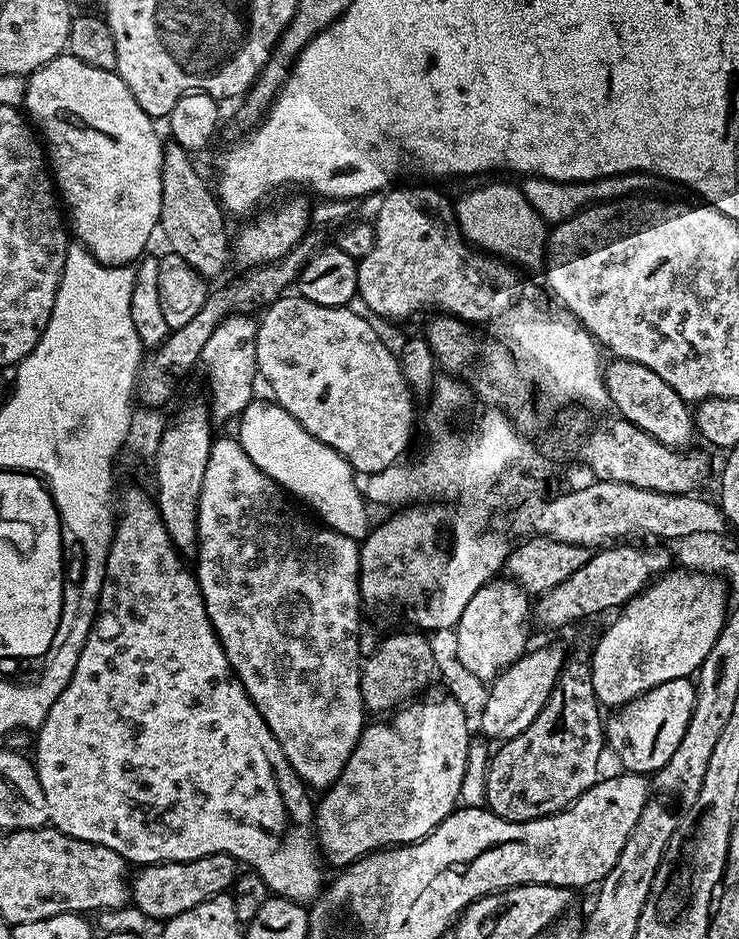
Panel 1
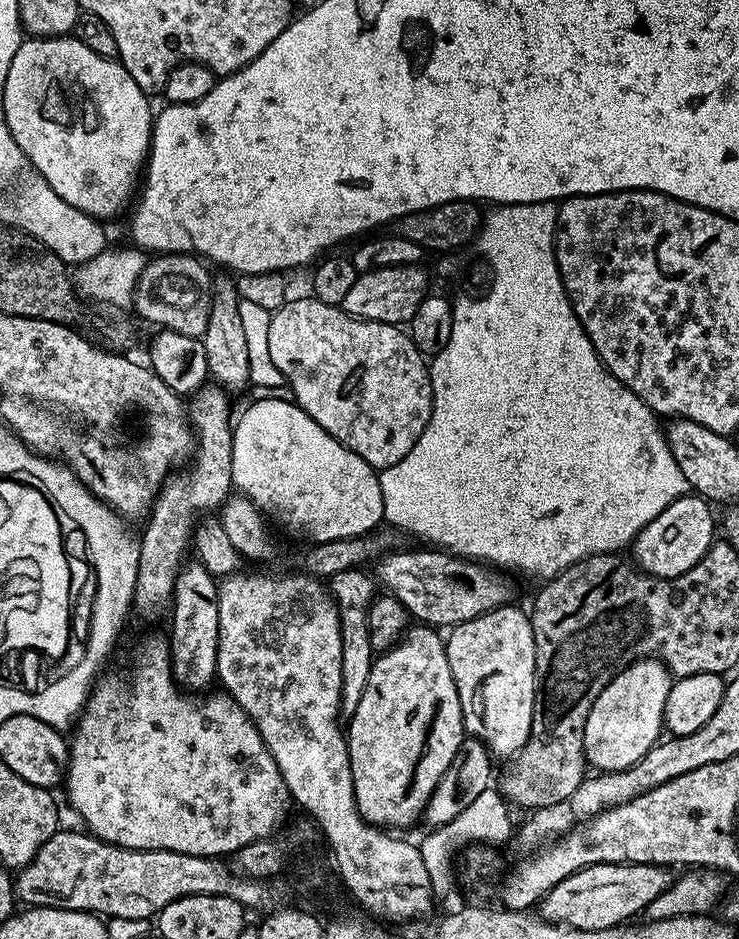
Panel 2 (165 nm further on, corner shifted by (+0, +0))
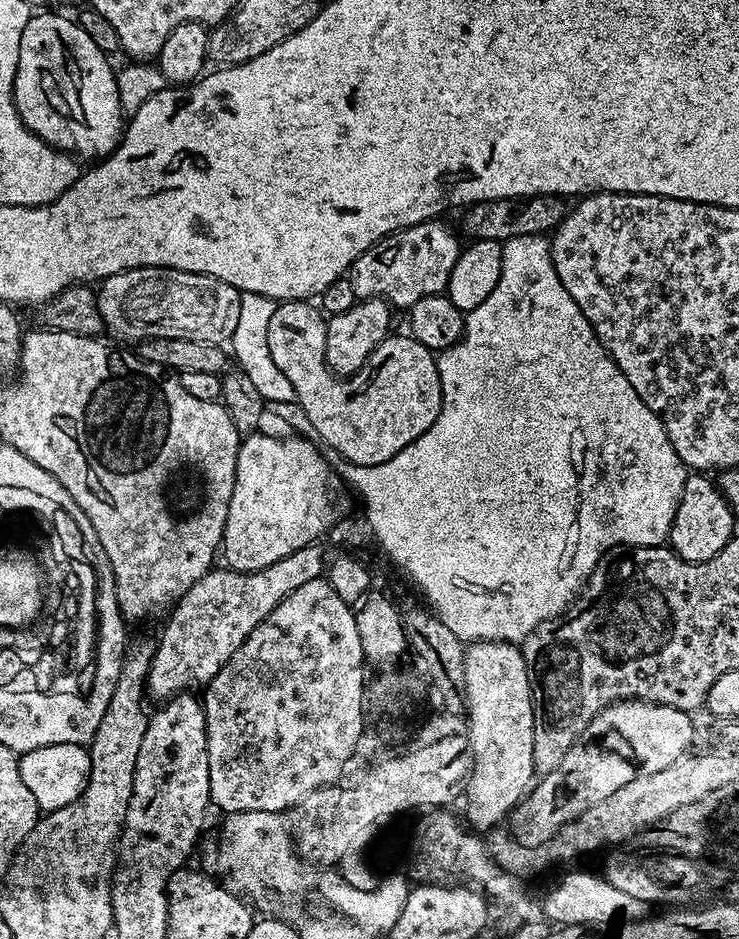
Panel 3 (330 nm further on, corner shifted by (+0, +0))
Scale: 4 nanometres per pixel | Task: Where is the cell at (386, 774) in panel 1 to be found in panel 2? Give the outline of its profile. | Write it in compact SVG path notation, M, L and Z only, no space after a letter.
M412 626L404 633L399 644L381 652L372 661L370 678L366 678L366 690L362 690L362 698L358 698L358 706L350 713L352 722L346 726L346 739L348 742L348 757L350 758L350 770L354 782L354 798L356 808L368 824L375 825L381 830L396 830L392 828L408 828L415 820L419 821L424 814L424 808L430 802L436 787L450 770L450 762L454 762L454 754L464 744L466 733L464 731L464 719L462 718L462 702L458 702L458 690L454 686L454 674L450 674L450 662L444 649L445 637L437 629L431 626Z

